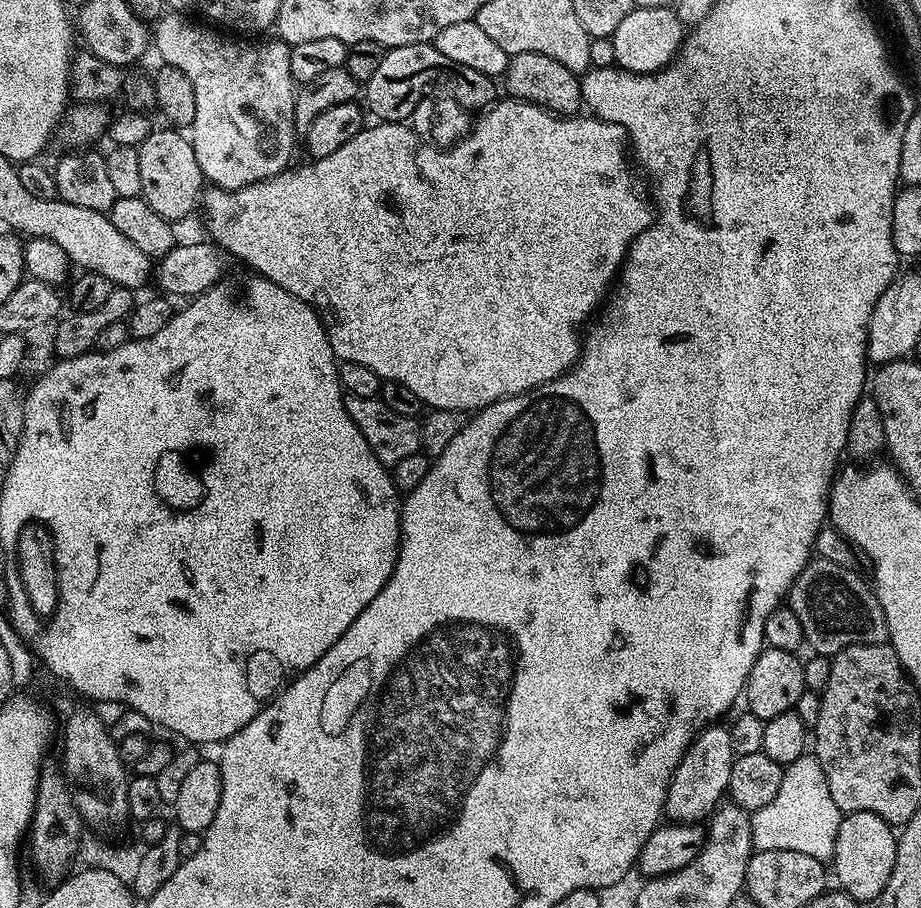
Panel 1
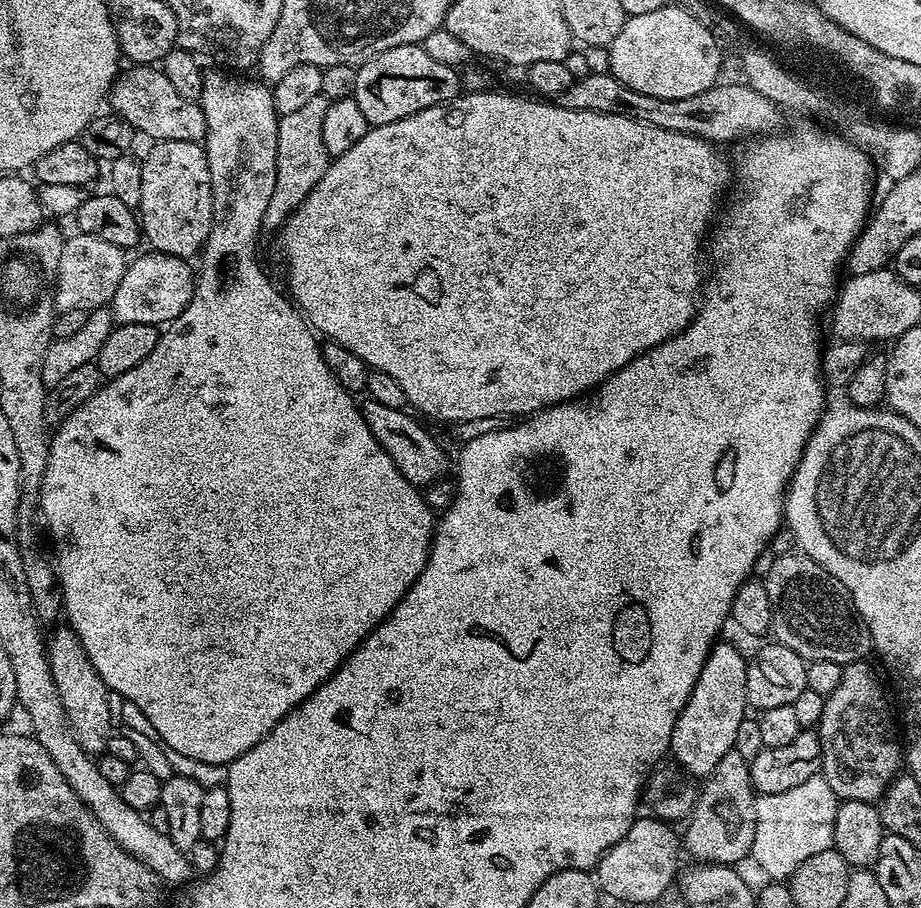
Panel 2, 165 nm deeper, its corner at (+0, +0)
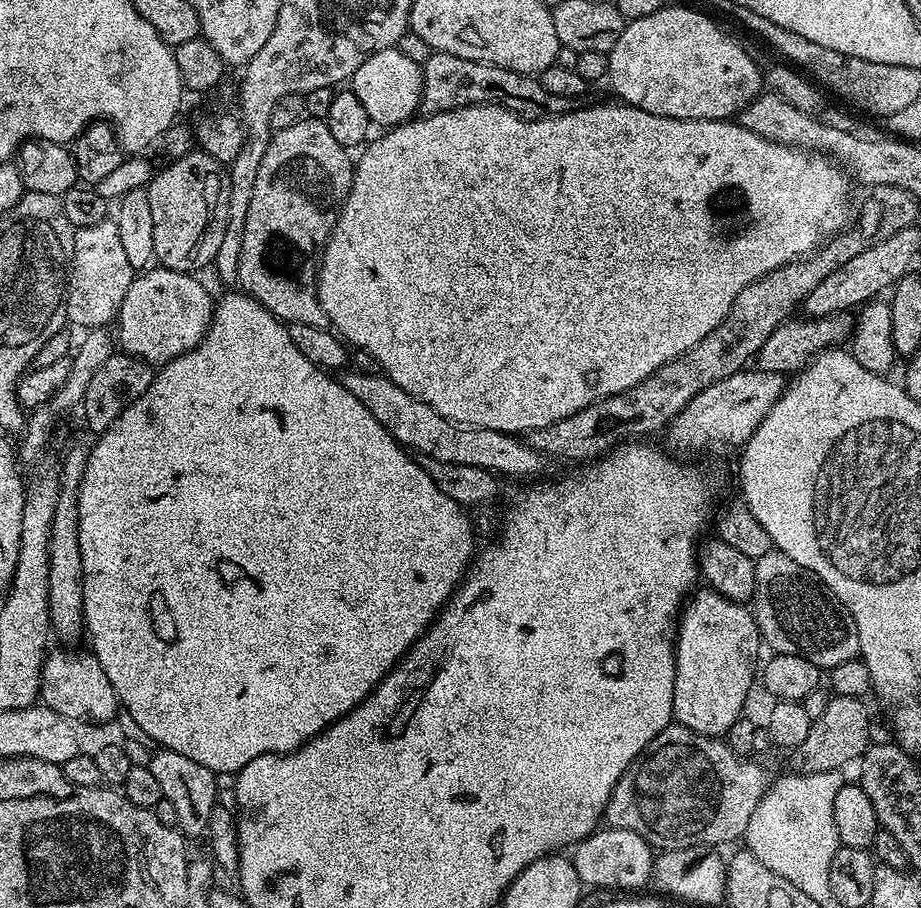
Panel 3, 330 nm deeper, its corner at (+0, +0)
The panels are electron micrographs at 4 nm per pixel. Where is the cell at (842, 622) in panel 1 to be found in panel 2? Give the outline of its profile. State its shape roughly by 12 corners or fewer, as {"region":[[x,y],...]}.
{"region":[[809,556],[762,576],[775,643],[805,662],[873,651],[852,595]]}

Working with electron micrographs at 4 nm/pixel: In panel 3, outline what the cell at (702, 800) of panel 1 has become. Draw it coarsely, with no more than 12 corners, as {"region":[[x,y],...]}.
{"region":[[708,586],[678,617],[675,723],[741,719],[762,637]]}

